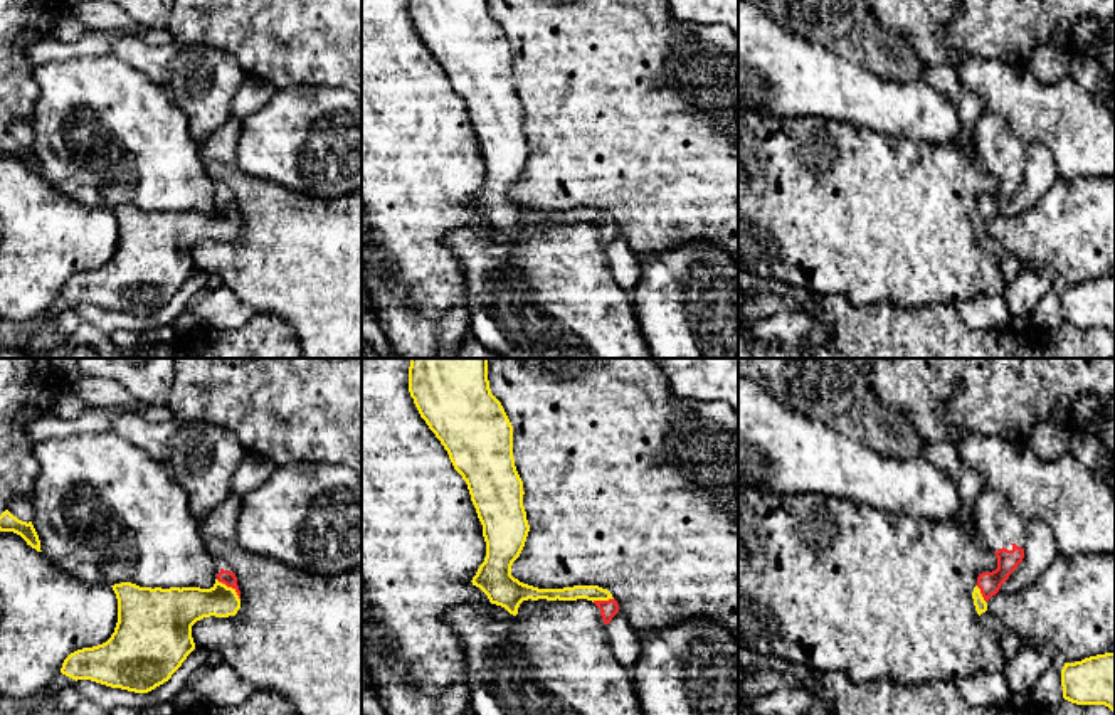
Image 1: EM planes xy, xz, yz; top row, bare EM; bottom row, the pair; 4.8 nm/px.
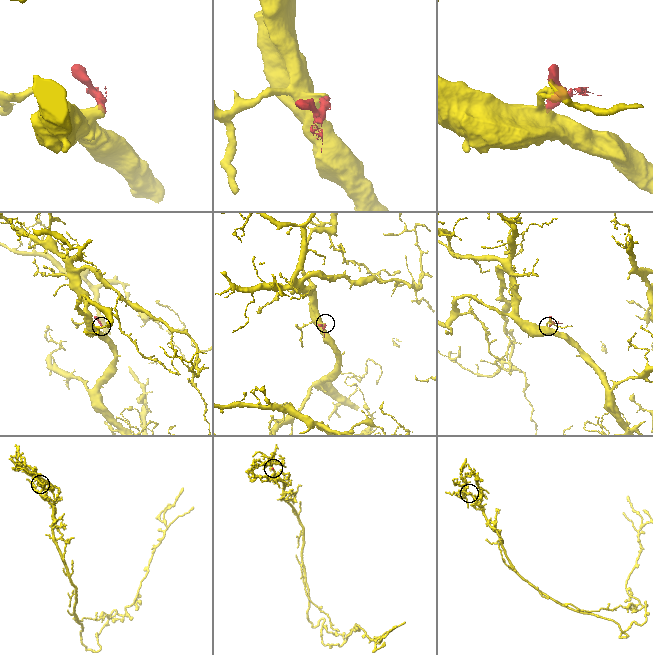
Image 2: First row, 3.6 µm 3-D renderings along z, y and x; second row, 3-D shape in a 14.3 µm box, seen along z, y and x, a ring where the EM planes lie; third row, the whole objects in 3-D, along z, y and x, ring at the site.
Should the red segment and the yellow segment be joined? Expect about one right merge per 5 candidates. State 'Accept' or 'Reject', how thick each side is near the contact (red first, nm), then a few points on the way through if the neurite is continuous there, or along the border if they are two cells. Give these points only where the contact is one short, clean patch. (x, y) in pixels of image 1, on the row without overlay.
Accept. Thickness 70 nm (red) against 190 nm. Path across: xy (227, 201), (229, 209), (214, 224), (182, 231)

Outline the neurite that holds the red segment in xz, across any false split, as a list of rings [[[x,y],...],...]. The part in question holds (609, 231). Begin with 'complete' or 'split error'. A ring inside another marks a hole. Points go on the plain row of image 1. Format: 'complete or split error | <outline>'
split error | [[[409,0],[409,15],[429,52],[468,108],[483,148],[486,180],[473,200],[491,227],[516,239],[523,224],[592,224],[604,247],[619,236],[607,212],[573,209],[538,212],[511,199],[530,148],[523,104],[513,81],[513,49],[491,17],[488,0]]]

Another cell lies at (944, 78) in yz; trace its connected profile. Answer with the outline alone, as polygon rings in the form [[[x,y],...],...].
[[[942,64],[923,69],[922,77],[937,91],[949,96],[957,106],[962,126],[965,130],[974,130],[975,123],[984,114],[984,101],[975,91],[965,87],[959,81],[955,66]]]

